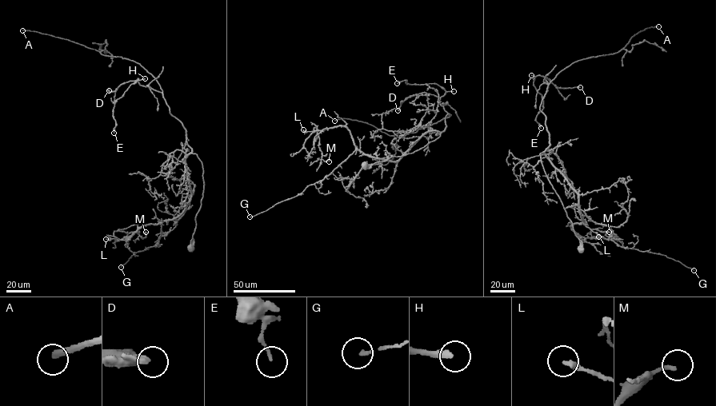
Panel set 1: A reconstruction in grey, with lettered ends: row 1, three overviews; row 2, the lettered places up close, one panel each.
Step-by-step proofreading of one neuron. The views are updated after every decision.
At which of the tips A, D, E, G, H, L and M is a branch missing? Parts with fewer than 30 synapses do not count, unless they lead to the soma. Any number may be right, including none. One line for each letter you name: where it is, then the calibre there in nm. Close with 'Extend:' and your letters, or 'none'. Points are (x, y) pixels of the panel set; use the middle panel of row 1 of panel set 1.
A: at (334, 121); 280 nm thick
H: at (454, 91); 260 nm thick
Extend: A, H

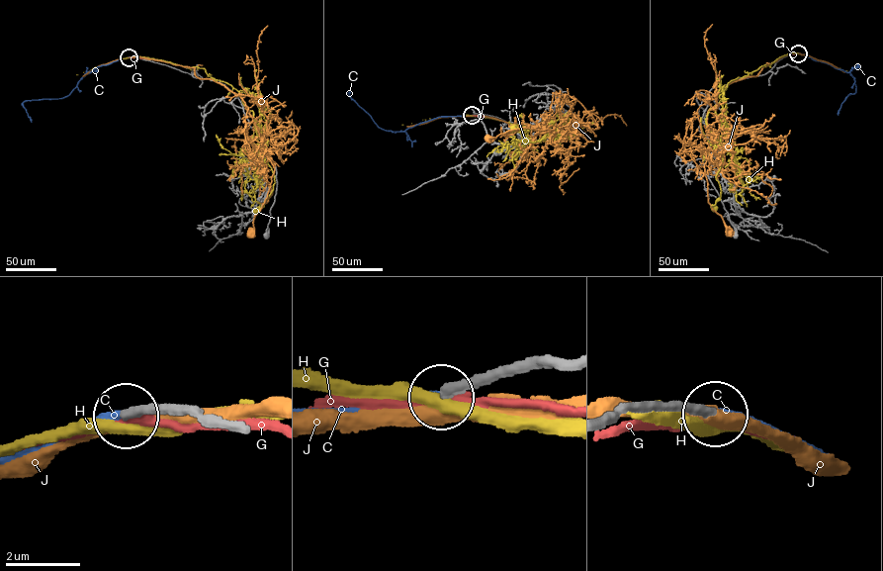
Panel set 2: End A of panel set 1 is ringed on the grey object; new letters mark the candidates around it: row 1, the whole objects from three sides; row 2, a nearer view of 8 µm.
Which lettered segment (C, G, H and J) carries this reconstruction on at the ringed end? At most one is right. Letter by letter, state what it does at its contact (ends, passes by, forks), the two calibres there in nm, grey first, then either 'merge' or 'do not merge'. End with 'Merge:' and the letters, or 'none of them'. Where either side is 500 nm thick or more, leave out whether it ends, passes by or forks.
C: it ends | 280/240 nm | merge
G: it passes by | 320/240 nm | do not merge
H: it passes by | 280/320 nm | do not merge
J: it passes by | 280/440 nm | do not merge
Merge: C

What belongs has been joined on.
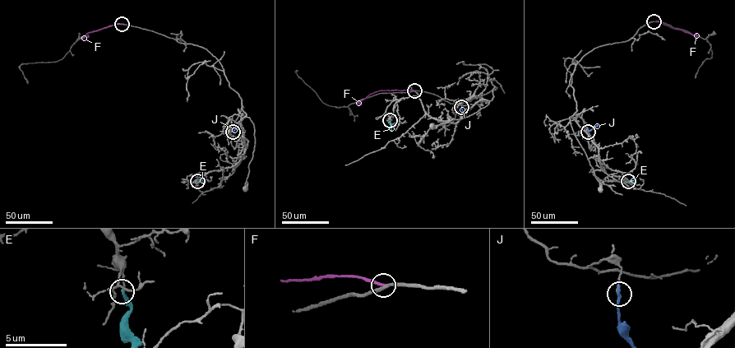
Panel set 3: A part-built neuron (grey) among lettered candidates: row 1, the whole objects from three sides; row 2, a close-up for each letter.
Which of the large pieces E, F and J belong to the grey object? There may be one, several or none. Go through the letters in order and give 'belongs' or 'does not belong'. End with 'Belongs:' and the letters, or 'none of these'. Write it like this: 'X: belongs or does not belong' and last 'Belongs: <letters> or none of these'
E: does not belong
F: does not belong
J: does not belong
Belongs: none of these

